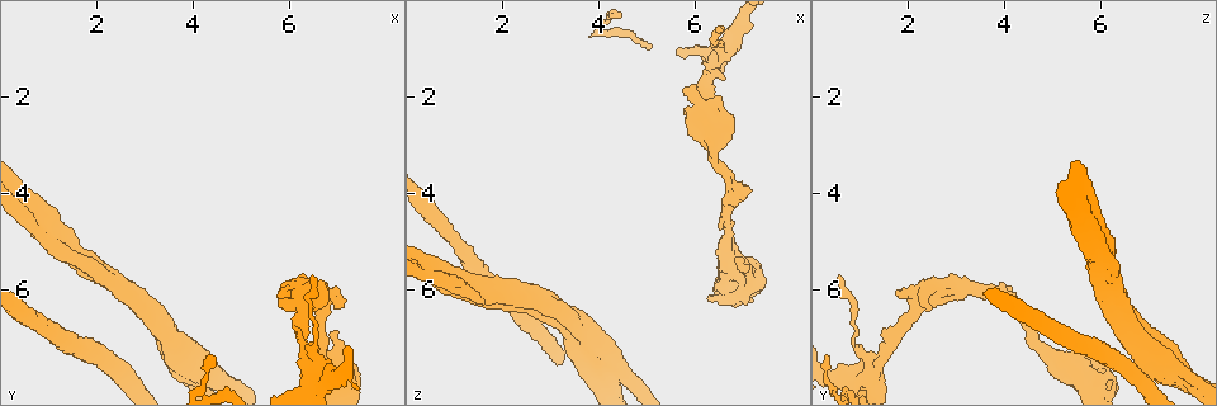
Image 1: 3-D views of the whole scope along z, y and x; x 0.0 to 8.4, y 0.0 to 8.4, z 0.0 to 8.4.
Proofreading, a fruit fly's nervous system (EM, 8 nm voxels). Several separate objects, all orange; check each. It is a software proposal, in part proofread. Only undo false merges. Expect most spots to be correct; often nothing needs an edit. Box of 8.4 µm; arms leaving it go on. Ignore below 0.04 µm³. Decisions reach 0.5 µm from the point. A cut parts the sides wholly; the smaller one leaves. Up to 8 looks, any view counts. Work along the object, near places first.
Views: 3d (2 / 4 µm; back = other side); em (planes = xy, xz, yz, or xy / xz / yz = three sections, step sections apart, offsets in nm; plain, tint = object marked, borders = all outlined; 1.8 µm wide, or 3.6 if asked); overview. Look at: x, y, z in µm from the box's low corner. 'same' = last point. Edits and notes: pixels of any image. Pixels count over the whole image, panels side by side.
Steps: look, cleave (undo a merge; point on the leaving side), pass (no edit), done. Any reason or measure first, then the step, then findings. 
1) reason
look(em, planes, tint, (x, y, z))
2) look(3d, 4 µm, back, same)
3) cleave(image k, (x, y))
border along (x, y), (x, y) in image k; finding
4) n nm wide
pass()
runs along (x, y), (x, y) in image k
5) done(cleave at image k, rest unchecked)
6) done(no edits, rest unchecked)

sudden change in width
look(3d, 2 µm, (6.50, 7.85, 1.15))

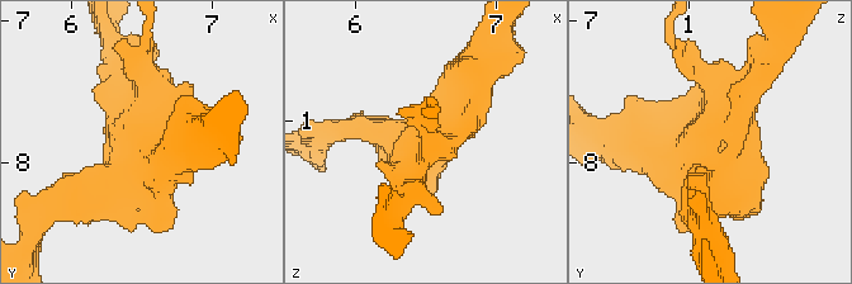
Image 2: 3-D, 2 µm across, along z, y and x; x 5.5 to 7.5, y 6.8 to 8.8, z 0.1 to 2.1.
shape alone is not enough
look(em, planes, tint, (6.44, 7.88, 1.16))

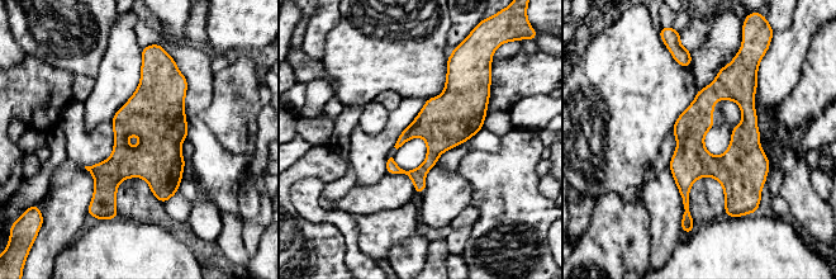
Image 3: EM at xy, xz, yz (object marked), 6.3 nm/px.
pass()
runs along (164, 67), (158, 133), (109, 183), (110, 209) in image 3; one neuron here

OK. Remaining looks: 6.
sharp bend
look(3d, 4 µm, (6.75, 6.10, 4.05))

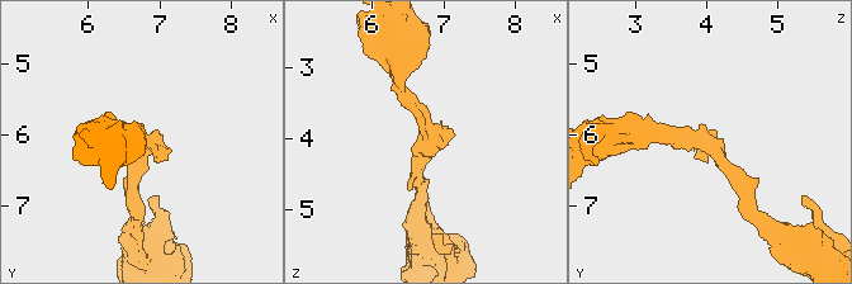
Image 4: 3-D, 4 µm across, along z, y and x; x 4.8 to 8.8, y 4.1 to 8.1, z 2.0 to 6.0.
arms of 190, 200 nm; now the EM
look(em, yz, step 4, tint, (6.80, 6.15, 4.10))

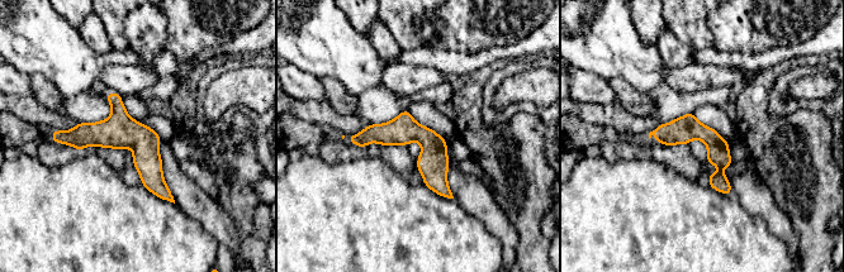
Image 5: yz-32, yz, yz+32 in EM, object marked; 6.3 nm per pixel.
another direction
look(em, xz, step 4, tint, same)

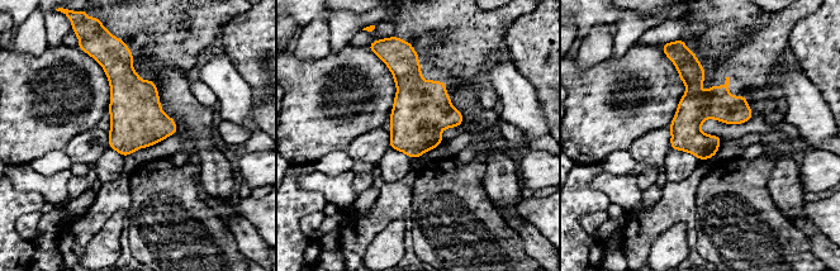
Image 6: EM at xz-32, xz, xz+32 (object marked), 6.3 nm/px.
200 nm wide
pass()
continuous, no second neuron

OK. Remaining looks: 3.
sudden change in width
look(3d, 4 µm, (4.20, 7.70, 7.50))

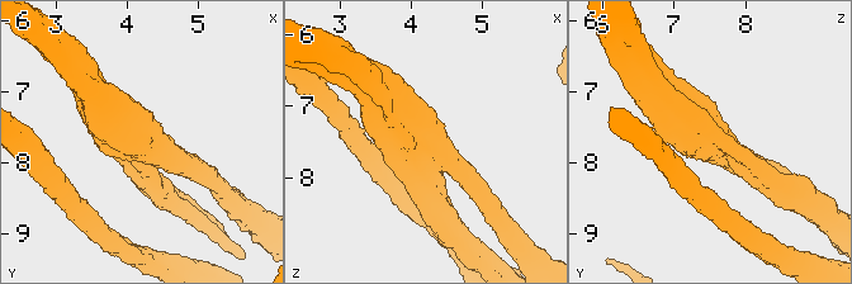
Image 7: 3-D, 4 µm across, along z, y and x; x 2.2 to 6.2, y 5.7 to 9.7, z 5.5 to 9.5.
now the EM
look(em, 3.6 µm, planes, tint, (4.15, 7.70, 7.50))

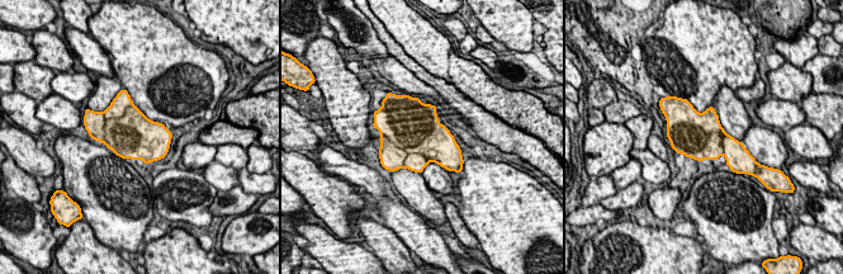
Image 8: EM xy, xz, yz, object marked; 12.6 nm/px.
cleave(image 8, (392, 159))
border along (382, 137), (407, 154), (406, 166) in image 8; a second neuron is stuck on

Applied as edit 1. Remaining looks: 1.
done(cleave at image 8, rest unchecked)

